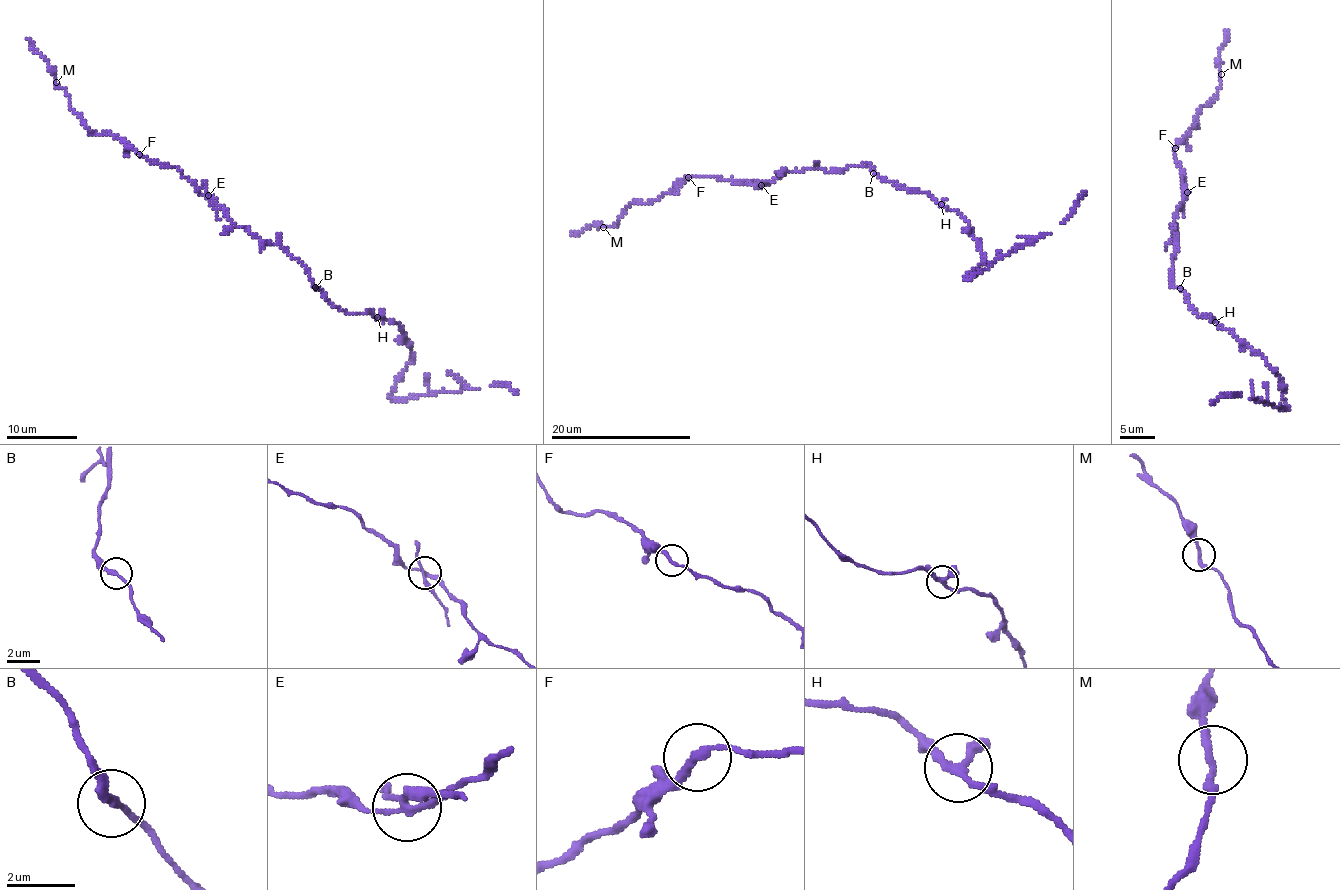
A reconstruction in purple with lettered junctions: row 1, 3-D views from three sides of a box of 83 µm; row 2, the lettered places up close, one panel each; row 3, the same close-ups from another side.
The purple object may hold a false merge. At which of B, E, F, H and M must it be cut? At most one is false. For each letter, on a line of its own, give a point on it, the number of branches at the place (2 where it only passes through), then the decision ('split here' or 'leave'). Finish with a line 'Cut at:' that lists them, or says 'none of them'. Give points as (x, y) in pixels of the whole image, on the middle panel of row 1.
B: (873, 173) | 2 | leave
E: (761, 185) | 4 | split here
F: (688, 177) | 2 | leave
H: (941, 204) | 3 | leave
M: (603, 227) | 2 | leave
Cut at: E

